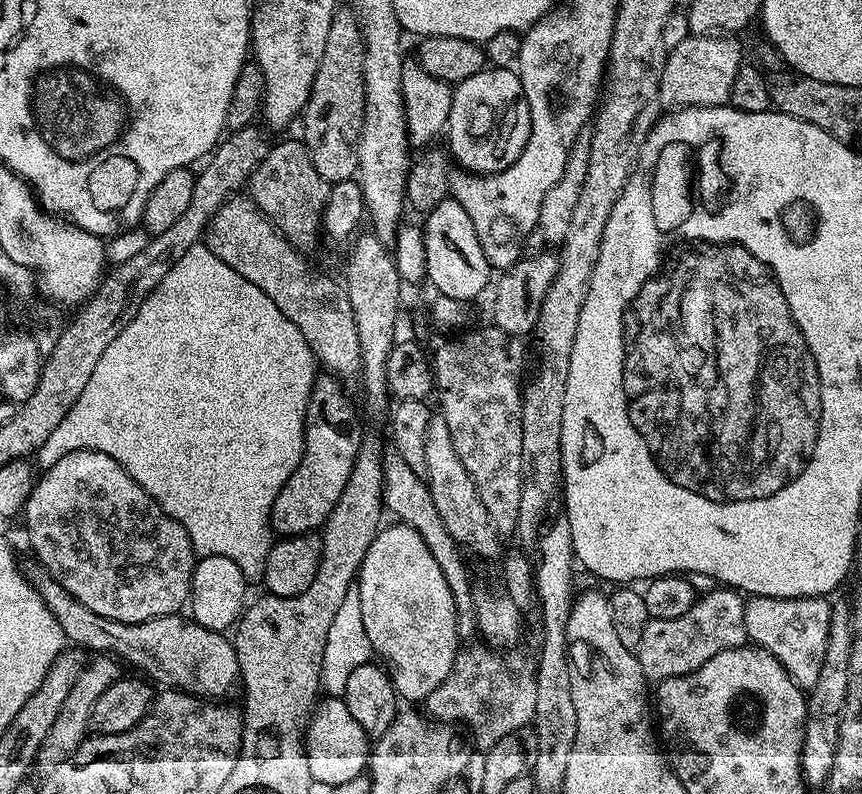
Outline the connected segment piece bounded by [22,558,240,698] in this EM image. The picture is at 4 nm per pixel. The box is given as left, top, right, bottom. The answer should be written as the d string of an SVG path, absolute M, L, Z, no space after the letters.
M35 559L23 561L22 571L54 616L54 622L62 626L62 634L69 645L88 654L107 654L145 672L140 674L149 681L157 680L164 684L160 686L165 689L188 692L191 696L224 698L232 687L237 687L240 667L236 645L225 633L206 630L191 618L183 620L180 614L150 618L146 622L133 624L114 622L82 606L82 602L67 592Z

